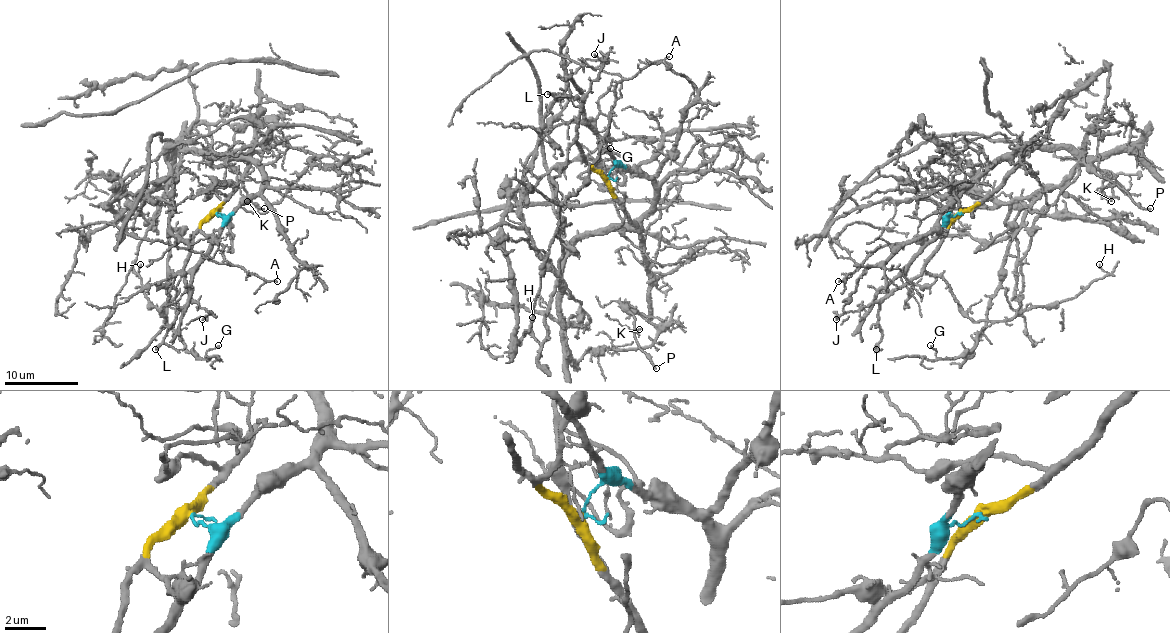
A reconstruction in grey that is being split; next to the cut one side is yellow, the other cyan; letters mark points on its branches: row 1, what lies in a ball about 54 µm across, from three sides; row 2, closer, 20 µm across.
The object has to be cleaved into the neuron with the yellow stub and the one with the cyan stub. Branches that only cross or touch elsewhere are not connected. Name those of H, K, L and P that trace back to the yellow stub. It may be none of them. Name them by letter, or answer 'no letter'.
H, L

